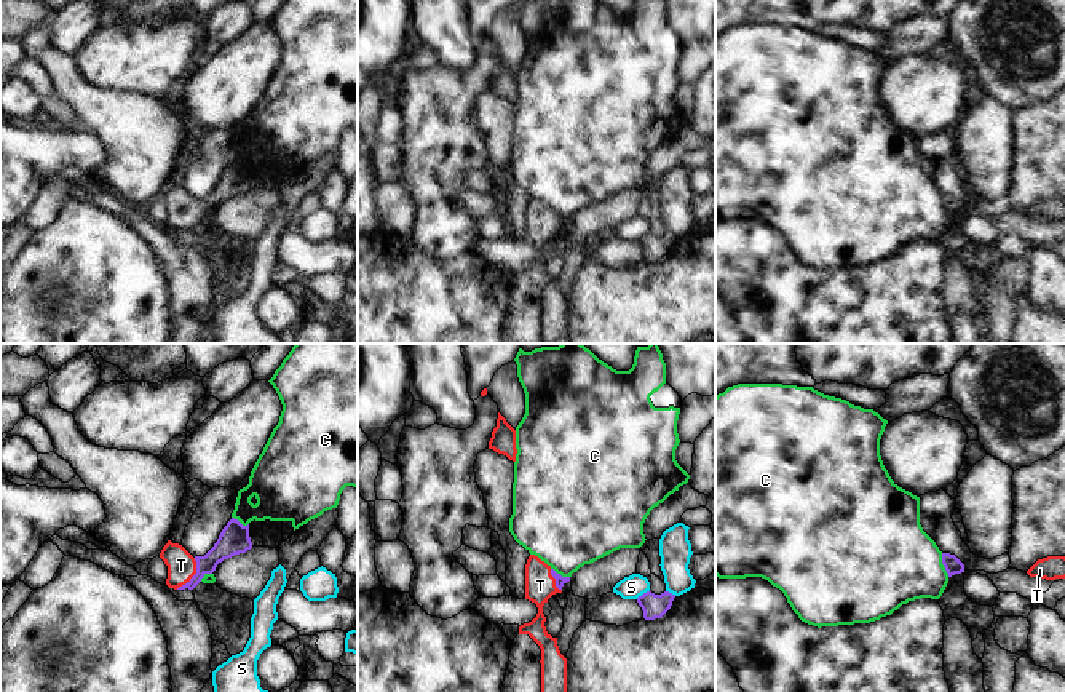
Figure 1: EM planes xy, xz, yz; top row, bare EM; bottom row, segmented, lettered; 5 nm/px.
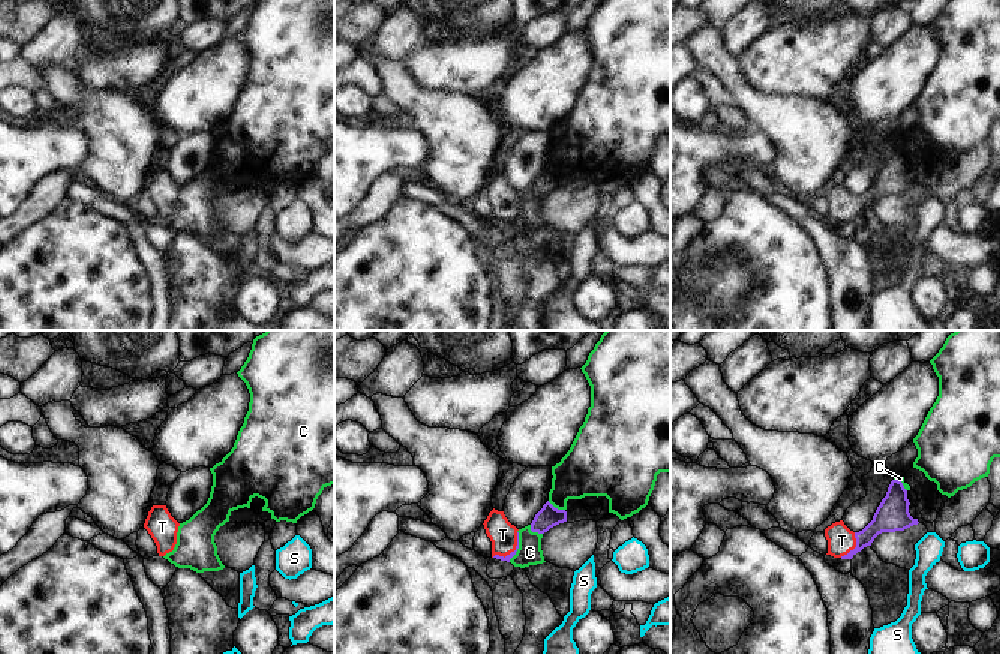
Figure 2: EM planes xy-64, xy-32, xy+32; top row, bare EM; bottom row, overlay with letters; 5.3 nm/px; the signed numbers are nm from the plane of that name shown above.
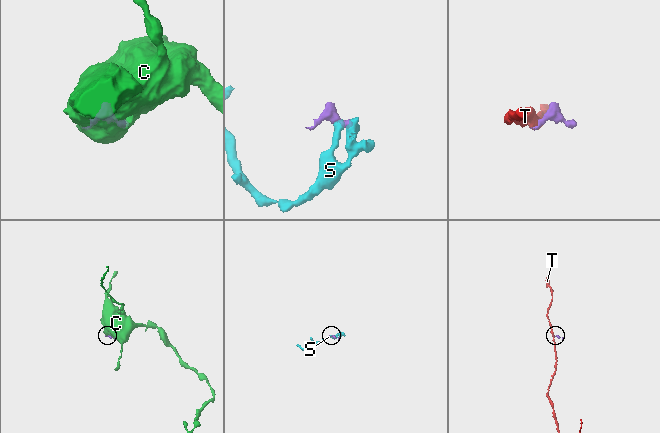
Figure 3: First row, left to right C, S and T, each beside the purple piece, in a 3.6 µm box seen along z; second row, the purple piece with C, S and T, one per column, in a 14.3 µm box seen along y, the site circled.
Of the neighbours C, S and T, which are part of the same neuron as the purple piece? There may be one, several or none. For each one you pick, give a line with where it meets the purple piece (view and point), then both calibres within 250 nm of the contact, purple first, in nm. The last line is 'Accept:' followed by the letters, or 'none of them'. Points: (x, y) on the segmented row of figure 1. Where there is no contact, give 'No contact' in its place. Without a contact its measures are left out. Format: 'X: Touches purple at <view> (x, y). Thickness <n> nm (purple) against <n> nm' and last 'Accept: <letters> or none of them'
T: Touches purple at xy (193, 576). Thickness 140 nm (purple) against 140 nm
Accept: T.

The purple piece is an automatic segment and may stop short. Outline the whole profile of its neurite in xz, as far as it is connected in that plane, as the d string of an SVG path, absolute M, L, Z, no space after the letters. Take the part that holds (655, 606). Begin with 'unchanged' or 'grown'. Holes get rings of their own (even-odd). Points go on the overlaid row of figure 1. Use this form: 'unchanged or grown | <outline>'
unchanged | M647 591L637 598L637 603L643 610L643 618L655 620L661 618L671 609L674 598L675 595L669 591L664 591L661 595Z

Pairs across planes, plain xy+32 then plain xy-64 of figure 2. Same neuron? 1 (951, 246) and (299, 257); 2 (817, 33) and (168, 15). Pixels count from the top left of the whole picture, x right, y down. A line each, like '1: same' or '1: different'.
1: same
2: different

